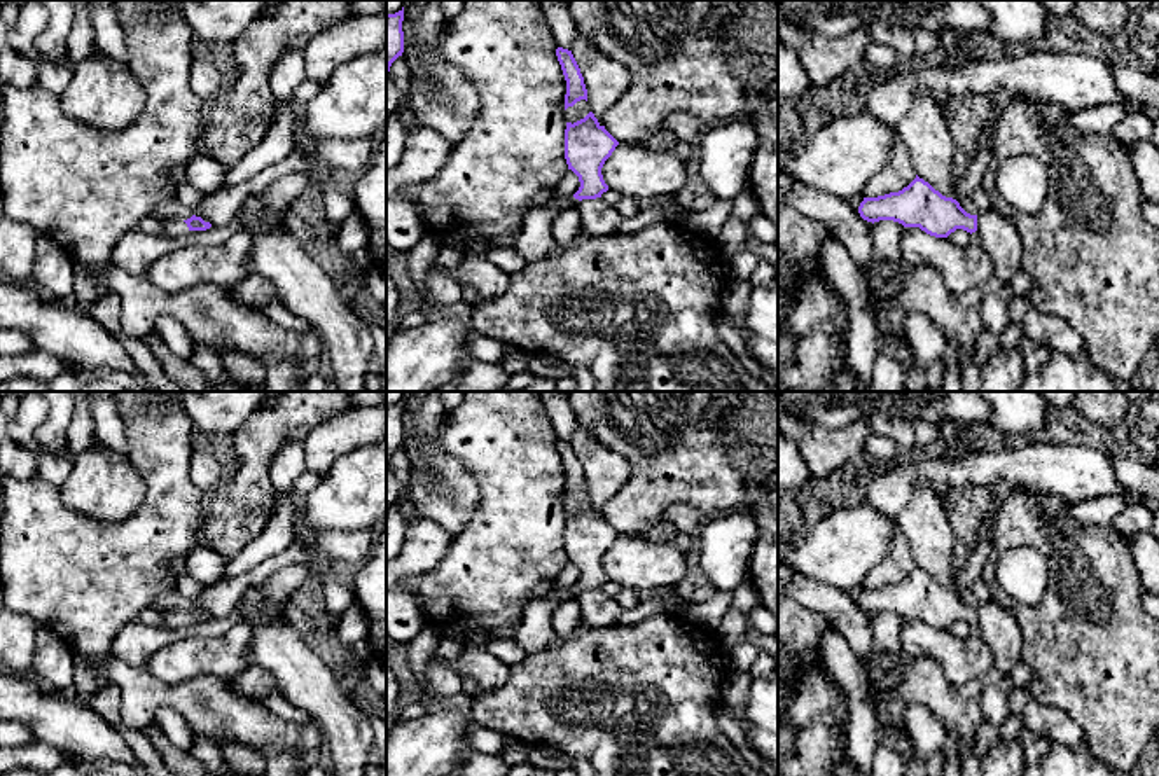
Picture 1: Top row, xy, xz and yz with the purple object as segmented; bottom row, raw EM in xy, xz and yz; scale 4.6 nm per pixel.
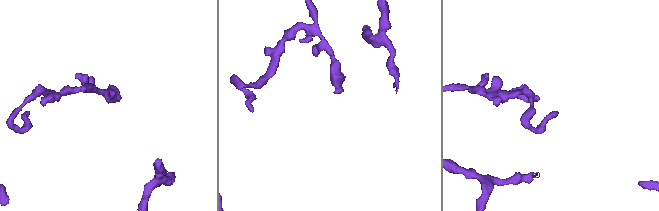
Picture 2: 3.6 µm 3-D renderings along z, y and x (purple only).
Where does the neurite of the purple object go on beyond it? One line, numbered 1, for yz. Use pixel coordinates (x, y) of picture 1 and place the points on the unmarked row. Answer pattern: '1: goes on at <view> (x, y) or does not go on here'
1: does not go on here

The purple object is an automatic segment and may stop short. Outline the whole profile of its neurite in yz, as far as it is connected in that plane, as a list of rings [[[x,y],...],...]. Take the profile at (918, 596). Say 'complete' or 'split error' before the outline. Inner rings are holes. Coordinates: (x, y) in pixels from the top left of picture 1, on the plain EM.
complete; [[[918,566],[899,584],[864,589],[858,605],[872,615],[893,612],[904,619],[920,619],[935,629],[947,629],[956,620],[970,626],[977,622],[977,606],[967,605],[956,591],[942,587]]]

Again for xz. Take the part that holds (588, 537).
complete; [[[593,503],[577,514],[566,514],[565,551],[580,573],[575,591],[596,591],[608,582],[601,559],[619,533],[598,514]]]

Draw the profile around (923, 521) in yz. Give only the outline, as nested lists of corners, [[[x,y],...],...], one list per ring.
[[[925,481],[897,516],[897,524],[909,542],[914,565],[942,587],[956,591],[954,533],[942,498]]]

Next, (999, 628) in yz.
[[[989,598],[977,605],[977,624],[981,626],[981,638],[995,655],[995,668],[1002,676],[1010,676],[1010,671],[1023,662],[1024,654],[1024,641],[1017,620],[1007,606]]]

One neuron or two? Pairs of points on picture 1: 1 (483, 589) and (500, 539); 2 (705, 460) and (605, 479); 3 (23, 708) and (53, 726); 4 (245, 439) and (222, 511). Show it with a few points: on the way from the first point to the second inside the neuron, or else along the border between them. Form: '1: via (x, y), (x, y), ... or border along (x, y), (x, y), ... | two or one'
1: via (485, 577), (500, 556), (500, 551) | one
2: border along (624, 453), (630, 478), (605, 507) | two
3: via (30, 708), (35, 708), (46, 719) | one
4: via (247, 457), (247, 486), (240, 493) | one

